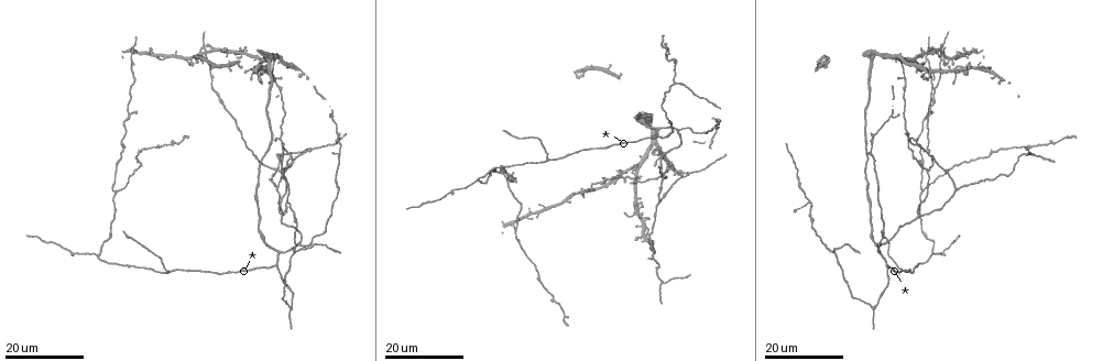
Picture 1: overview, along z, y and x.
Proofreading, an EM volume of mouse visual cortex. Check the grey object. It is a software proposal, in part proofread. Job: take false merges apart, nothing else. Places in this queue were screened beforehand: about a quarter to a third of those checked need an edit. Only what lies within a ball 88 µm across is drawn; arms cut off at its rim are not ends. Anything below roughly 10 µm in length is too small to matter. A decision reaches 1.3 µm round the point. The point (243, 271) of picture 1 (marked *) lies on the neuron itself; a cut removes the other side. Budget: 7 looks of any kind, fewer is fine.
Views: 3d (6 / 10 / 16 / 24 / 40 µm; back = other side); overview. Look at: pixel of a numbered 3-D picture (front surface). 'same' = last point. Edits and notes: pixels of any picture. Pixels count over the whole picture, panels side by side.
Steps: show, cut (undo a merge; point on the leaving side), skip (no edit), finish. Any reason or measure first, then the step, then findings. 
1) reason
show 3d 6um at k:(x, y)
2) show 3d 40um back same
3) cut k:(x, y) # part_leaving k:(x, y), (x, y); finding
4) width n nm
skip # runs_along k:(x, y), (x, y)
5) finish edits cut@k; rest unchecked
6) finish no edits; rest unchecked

three arms meet
show 3d 24um at 1:(675, 82)

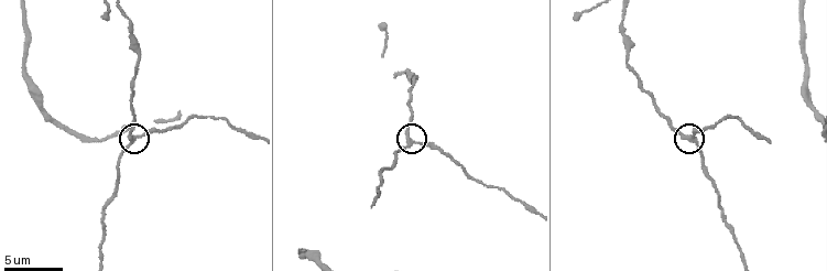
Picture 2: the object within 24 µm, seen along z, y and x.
show 3d 10um at 2:(412, 142)

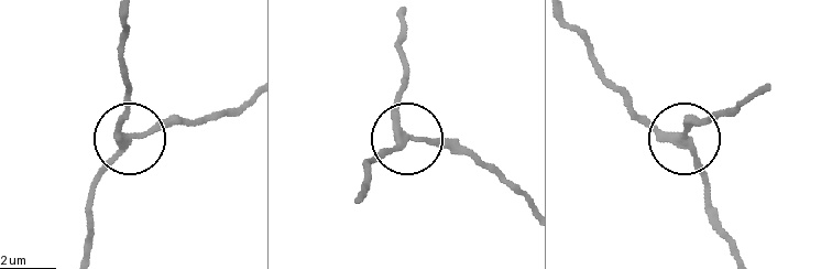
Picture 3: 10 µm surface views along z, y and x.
side_arm 15 um
skip # runs_along 3:(357, 194), (364, 173), (406, 139), (428, 137), (475, 151); all the same neuron

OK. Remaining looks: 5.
three arms meet
show 3d 16um at 1:(662, 167)

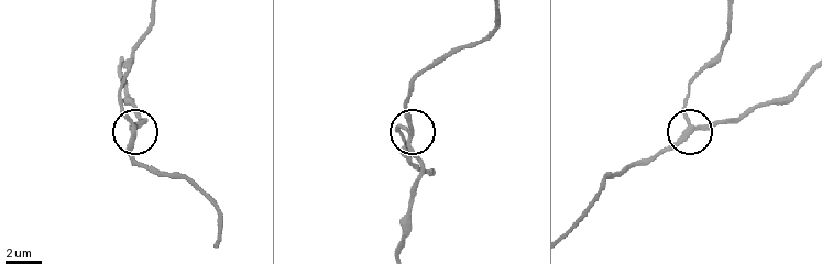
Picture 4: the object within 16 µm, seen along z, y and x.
show 3d 6um at 4:(412, 132)

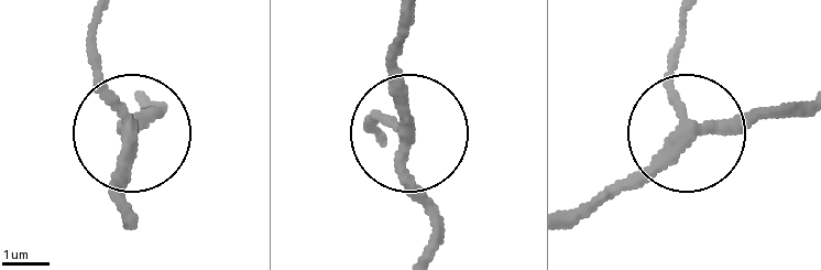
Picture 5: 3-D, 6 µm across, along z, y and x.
show 3d 6um back at 5:(690, 124)

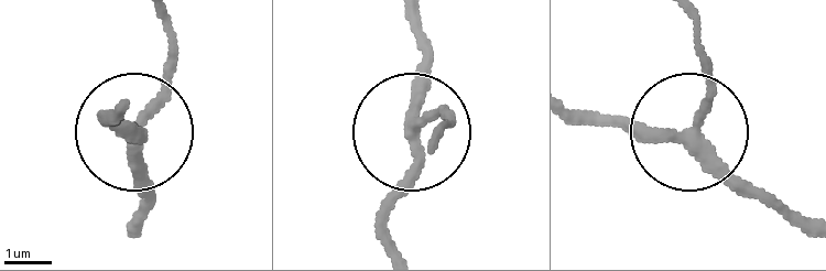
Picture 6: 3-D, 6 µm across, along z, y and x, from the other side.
width 230 nm
skip # runs_along 6:(406, 14), (414, 169), (391, 216), (391, 247); all the same neuron

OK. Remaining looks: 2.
show 3d 24um at 1:(552, 298)

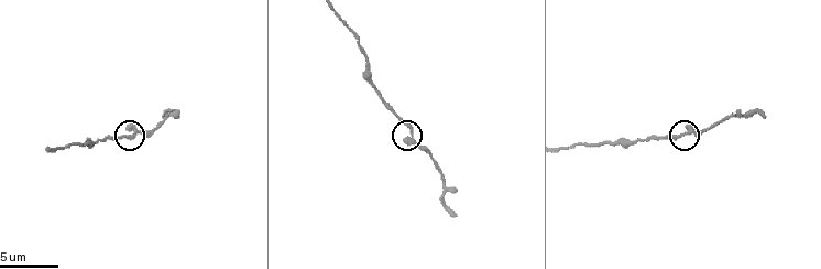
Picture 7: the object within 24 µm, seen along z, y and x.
zoom in
show 3d 10um at 7:(133, 136)

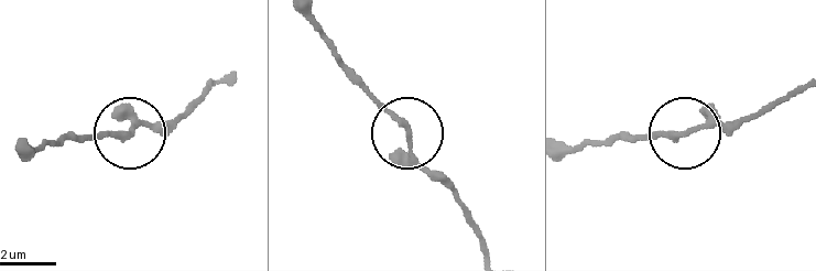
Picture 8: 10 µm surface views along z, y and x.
skip # runs_along 8:(24, 148), (171, 126); continuous, no second neuron

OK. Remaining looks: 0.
finish no edits; rest unchecked

